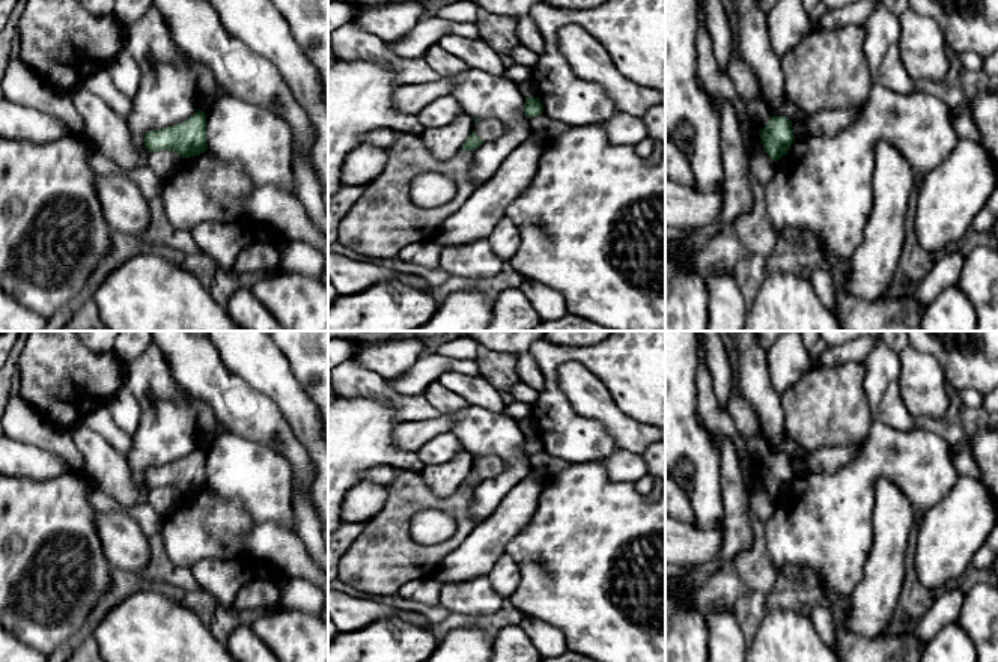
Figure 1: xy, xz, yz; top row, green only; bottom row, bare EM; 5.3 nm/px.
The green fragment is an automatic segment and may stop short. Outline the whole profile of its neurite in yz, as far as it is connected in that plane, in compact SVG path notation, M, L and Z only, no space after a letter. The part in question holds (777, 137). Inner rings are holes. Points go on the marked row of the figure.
M771 116L763 129L759 131L765 152L778 161L790 149L795 135L792 120L784 116Z

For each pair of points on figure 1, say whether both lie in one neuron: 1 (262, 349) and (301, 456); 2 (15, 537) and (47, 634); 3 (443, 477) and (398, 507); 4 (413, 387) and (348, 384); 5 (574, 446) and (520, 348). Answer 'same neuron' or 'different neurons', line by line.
1: different neurons
2: same neuron
3: different neurons
4: different neurons
5: different neurons

